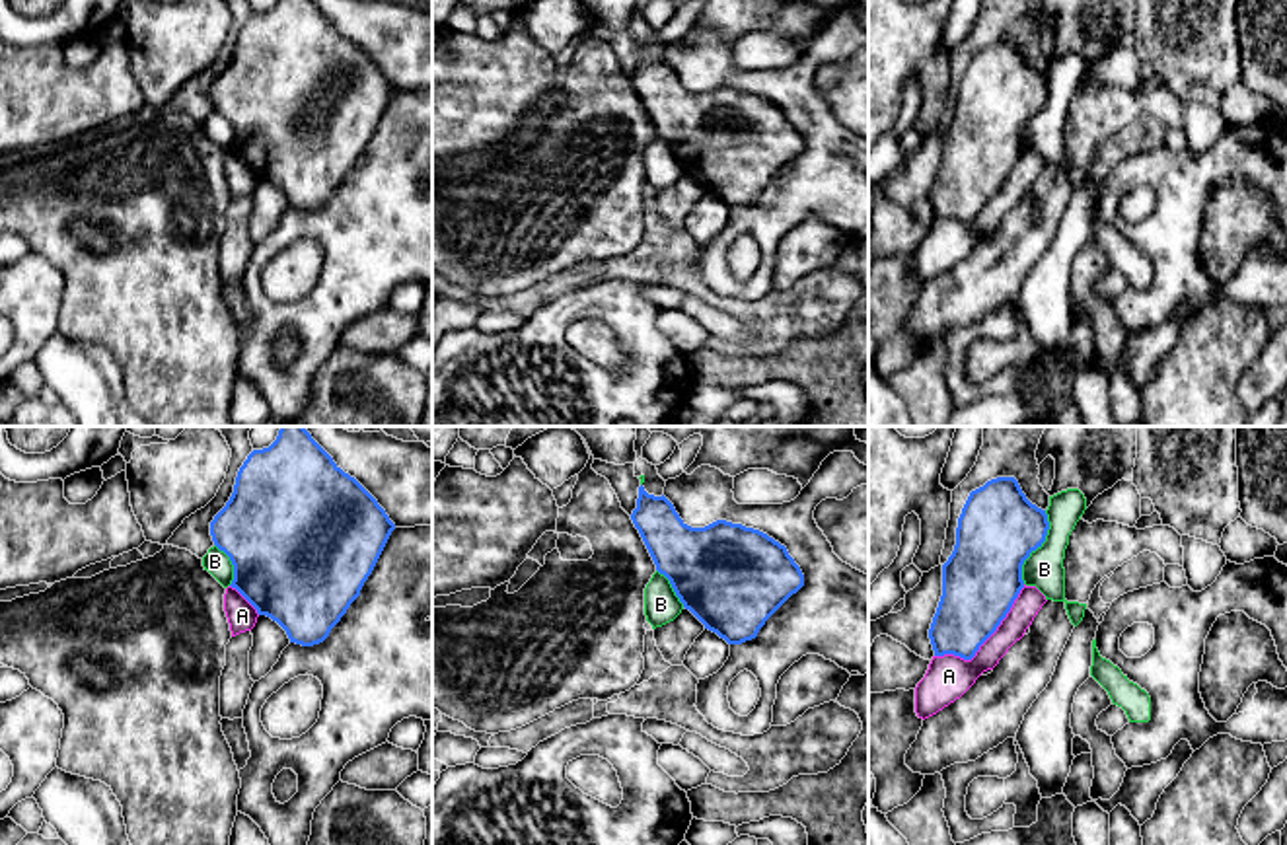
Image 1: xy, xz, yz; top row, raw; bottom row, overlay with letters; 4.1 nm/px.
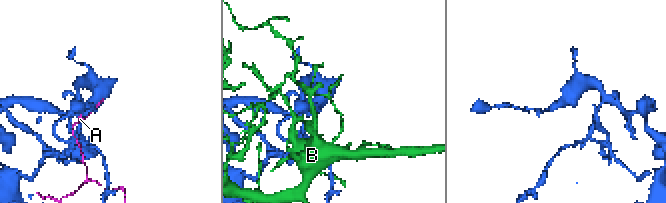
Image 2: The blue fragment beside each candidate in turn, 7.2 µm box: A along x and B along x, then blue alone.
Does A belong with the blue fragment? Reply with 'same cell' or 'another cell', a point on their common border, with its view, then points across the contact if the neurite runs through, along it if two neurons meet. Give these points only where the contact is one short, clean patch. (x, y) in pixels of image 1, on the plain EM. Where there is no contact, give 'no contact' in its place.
another cell | yz (988, 201)

